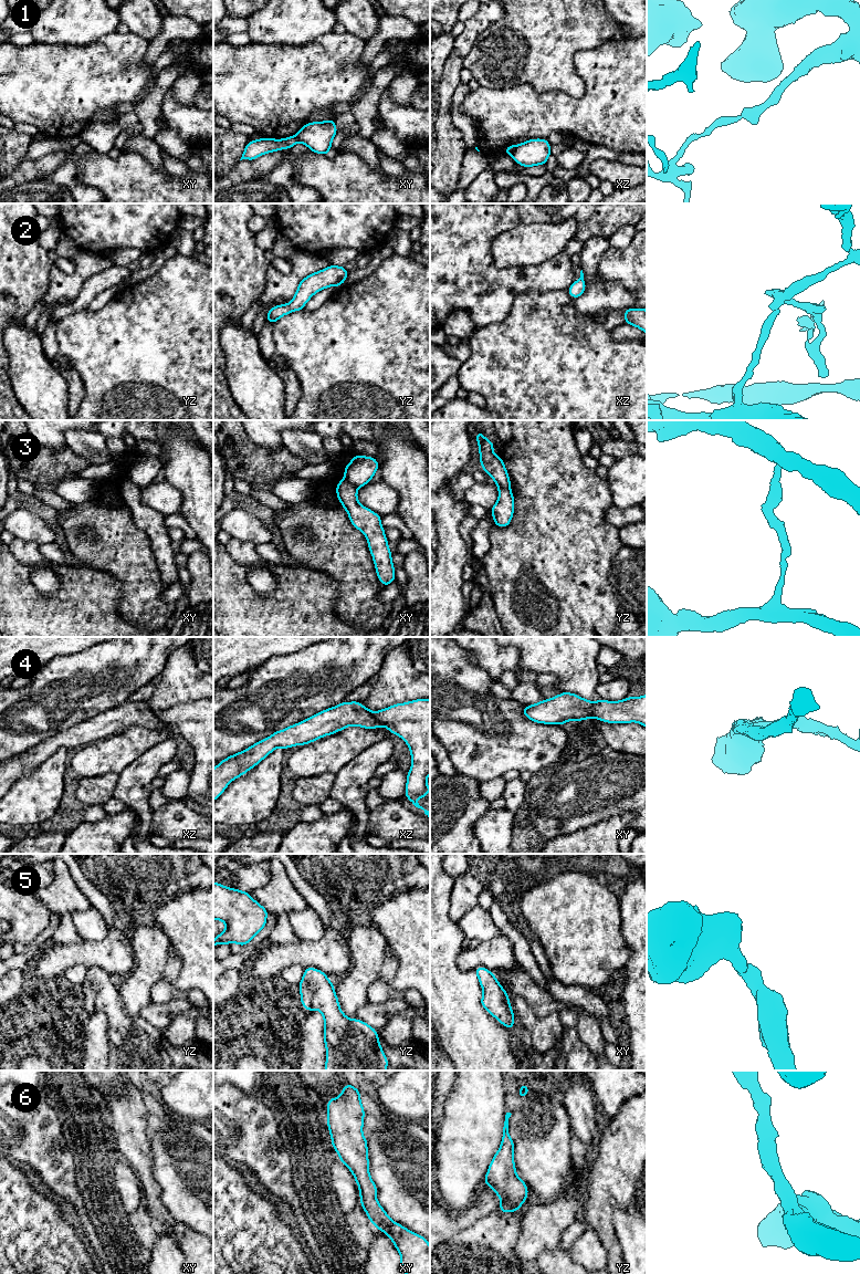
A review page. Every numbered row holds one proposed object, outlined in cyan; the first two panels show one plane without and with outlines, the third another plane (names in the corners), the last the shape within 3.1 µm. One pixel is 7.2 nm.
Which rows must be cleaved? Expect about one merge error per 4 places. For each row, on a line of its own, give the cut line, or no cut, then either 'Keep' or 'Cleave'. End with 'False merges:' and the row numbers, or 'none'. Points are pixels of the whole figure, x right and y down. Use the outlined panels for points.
1: Split along xz (516, 146), (510, 154). Cleave
2: No split. Keep
3: Split along xy (344, 478), (357, 488). Cleave
4: No split. Keep
5: No split. Keep
6: No split. Keep
False merges: 1, 3

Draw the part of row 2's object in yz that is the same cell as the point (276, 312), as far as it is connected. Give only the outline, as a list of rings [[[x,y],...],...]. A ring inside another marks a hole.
[[[329,265],[314,272],[300,281],[294,297],[287,304],[275,305],[270,309],[266,321],[274,324],[282,316],[294,311],[302,311],[304,305],[317,292],[328,286],[342,285],[348,275],[345,267]]]

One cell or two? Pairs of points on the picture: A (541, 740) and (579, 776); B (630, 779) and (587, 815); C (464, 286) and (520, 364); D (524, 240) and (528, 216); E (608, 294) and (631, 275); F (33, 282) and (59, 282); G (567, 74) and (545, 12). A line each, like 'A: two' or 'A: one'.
A: two
B: one
C: two
D: two
E: two
F: two
G: one

